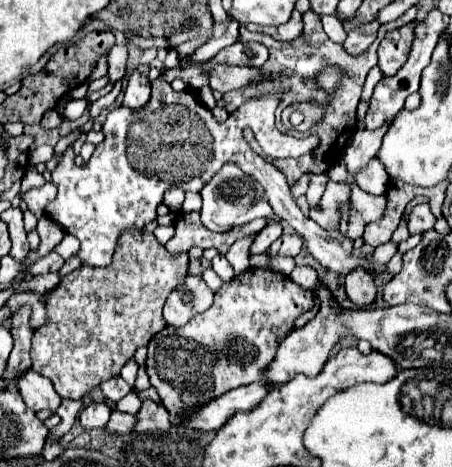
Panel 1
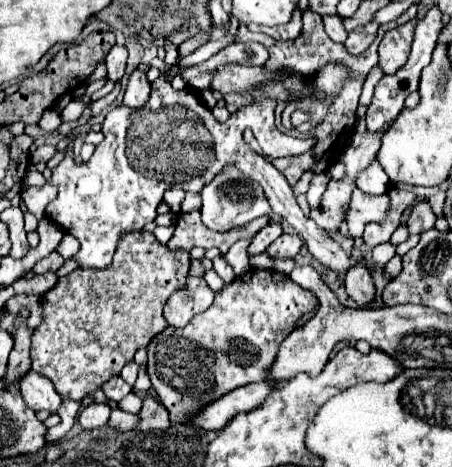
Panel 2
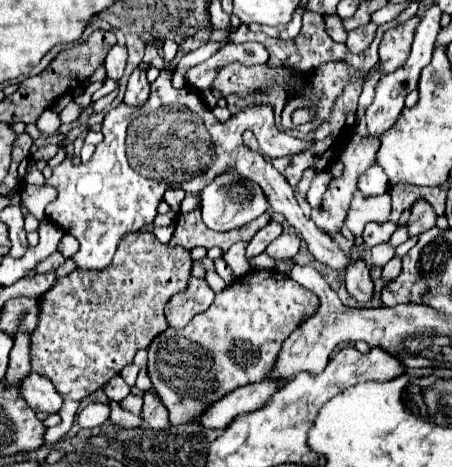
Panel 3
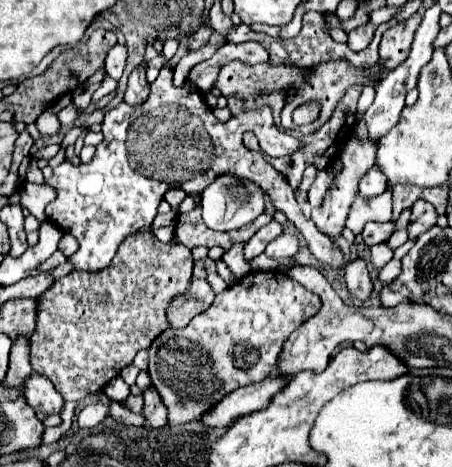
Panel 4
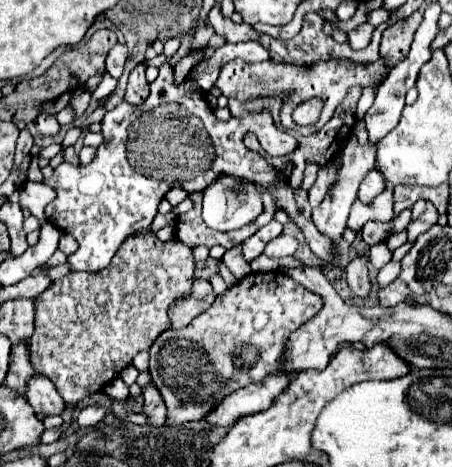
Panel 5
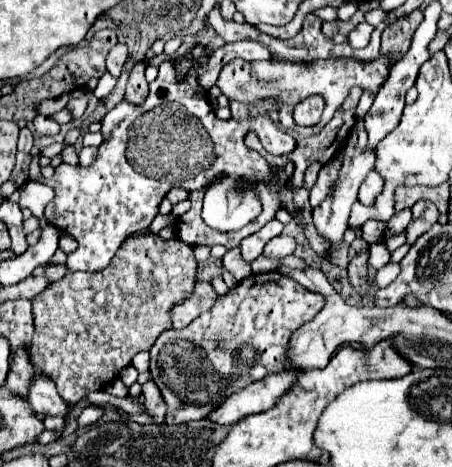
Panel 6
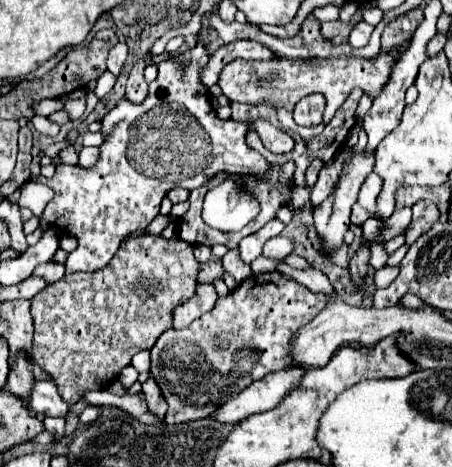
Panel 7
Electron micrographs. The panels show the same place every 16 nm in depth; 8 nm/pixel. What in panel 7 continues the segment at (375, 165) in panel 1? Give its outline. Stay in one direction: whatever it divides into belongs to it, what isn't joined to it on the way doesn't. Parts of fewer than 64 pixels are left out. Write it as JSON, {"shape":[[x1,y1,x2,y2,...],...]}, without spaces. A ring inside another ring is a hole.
{"shape":[[372,172,372,174,364,180,364,184,362,184,362,188,360,188,358,204,360,204,362,208,366,208,366,210,376,210,376,198,378,198,380,190,382,190,380,176,376,176,376,172]]}

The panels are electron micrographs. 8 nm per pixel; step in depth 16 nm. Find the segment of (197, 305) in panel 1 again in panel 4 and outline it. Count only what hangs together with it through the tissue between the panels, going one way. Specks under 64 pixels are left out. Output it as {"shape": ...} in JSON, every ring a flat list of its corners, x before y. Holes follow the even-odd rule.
{"shape":[[192,280,192,288,190,292,186,292,184,296,178,296,172,300,172,304,168,306,168,320,170,326,174,328,184,328,188,326,188,322,198,316,200,312,208,310,212,306,214,300,214,290,210,288,210,284,206,280]]}

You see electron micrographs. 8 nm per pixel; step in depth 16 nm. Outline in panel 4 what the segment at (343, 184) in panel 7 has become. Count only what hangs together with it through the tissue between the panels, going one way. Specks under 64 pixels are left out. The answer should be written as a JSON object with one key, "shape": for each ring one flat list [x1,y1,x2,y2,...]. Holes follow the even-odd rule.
{"shape":[[354,138,344,146,340,160,344,166,342,166,338,178,332,182,322,204,312,210,312,222,316,224,316,228,320,228,320,232,324,232,326,236,332,236,334,240,342,234,342,230,346,226,346,218,348,218,350,206,354,202,354,196,358,192,358,184,360,184,364,172,368,172,368,168,372,168,372,164,376,164,376,144,372,144,370,140,366,144,360,144,358,138]]}

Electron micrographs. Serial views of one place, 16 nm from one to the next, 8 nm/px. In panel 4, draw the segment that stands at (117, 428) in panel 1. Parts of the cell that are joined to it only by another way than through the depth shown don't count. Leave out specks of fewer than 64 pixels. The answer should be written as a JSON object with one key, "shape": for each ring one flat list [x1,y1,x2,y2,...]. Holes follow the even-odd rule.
{"shape":[[112,401,112,404,110,404,110,414,112,414,120,424,124,424,124,426,141,426,145,422,145,418,142,414,134,414,134,412,126,410,120,402,116,401]]}

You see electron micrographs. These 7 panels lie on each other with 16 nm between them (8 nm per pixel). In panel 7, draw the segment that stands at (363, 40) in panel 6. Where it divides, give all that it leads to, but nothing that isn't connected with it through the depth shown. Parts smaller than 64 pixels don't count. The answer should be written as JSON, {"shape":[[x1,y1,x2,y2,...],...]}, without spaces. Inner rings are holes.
{"shape":[[358,22,358,24,352,28,352,32,350,32,350,38,348,38,350,46,352,46,352,48,362,48,362,46,366,46,368,40,370,40,372,30,374,30,374,26,370,26,368,22]]}

